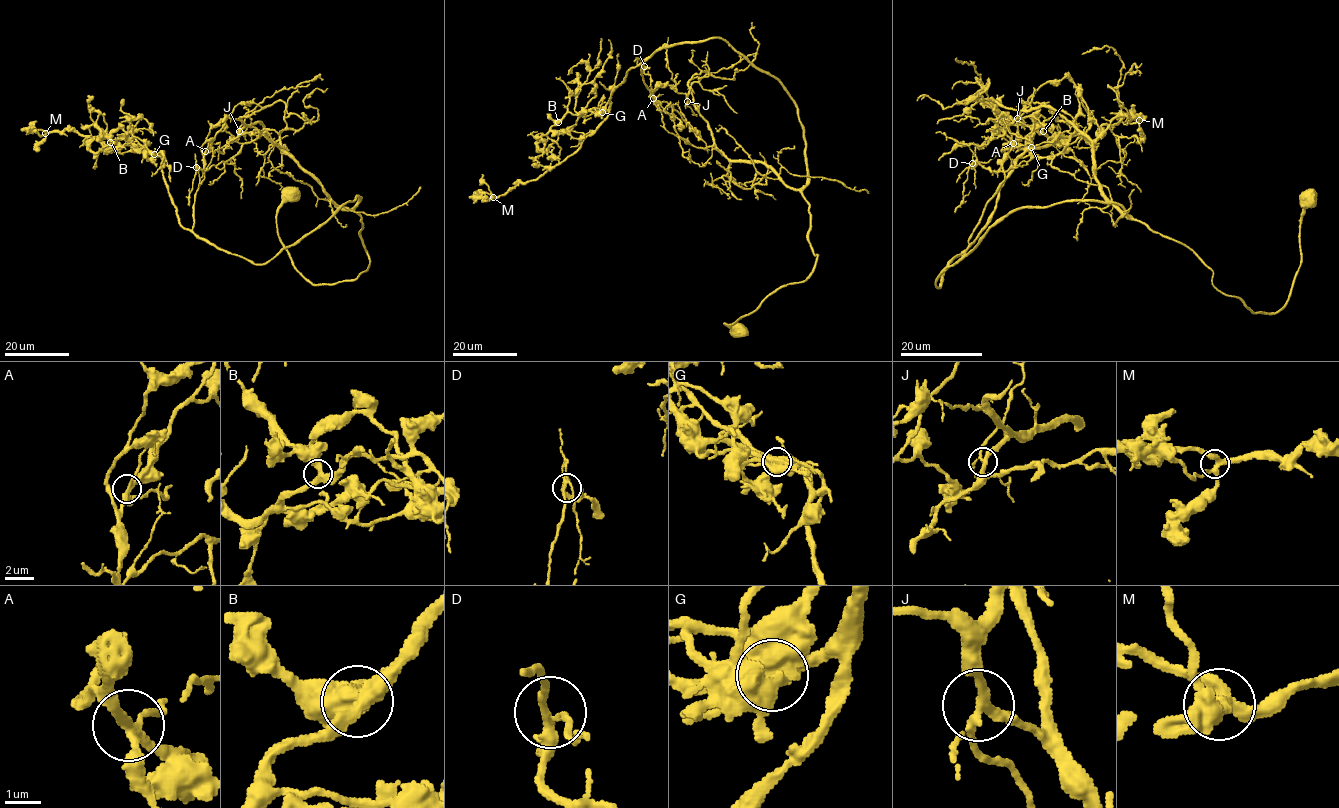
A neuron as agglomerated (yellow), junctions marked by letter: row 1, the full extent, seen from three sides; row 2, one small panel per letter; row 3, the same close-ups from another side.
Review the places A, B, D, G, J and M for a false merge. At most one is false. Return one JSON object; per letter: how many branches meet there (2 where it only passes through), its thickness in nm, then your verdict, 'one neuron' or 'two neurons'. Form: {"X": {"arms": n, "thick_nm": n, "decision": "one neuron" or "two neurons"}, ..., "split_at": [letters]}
{"A": {"arms": 4, "thick_nm": 260, "decision": "one neuron"}, "B": {"arms": 3, "thick_nm": 400, "decision": "one neuron"}, "D": {"arms": 4, "thick_nm": 200, "decision": "one neuron"}, "G": {"arms": 4, "thick_nm": 600, "decision": "two neurons"}, "J": {"arms": 4, "thick_nm": 260, "decision": "one neuron"}, "M": {"arms": 4, "thick_nm": 340, "decision": "one neuron"}, "split_at": ["G"]}

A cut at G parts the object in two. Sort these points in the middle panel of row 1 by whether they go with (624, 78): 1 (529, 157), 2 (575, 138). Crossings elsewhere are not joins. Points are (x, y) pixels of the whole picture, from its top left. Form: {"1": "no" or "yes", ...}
{"1": "no", "2": "no"}

